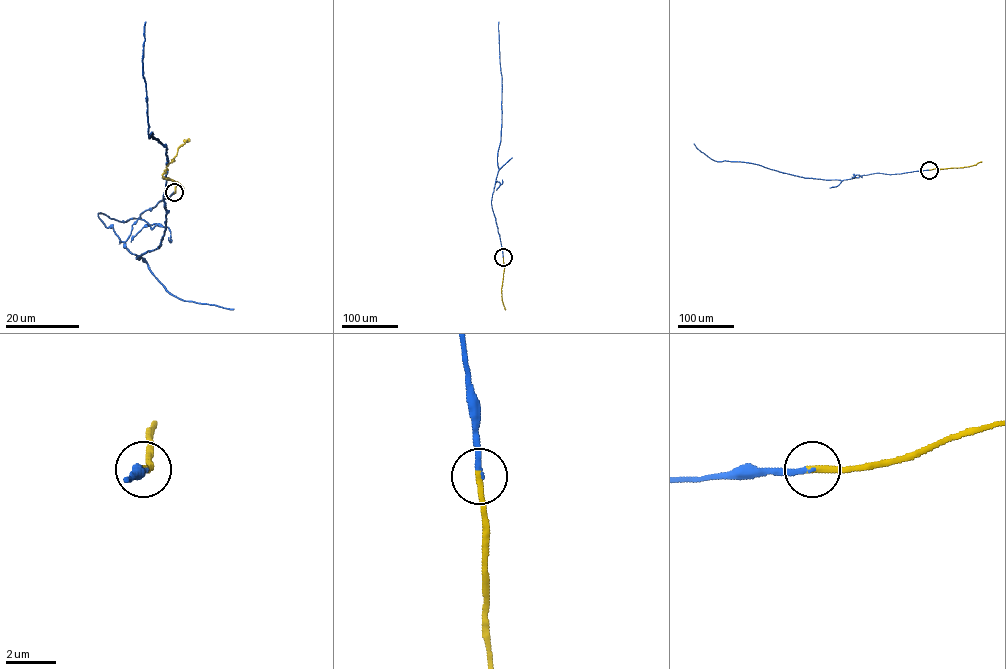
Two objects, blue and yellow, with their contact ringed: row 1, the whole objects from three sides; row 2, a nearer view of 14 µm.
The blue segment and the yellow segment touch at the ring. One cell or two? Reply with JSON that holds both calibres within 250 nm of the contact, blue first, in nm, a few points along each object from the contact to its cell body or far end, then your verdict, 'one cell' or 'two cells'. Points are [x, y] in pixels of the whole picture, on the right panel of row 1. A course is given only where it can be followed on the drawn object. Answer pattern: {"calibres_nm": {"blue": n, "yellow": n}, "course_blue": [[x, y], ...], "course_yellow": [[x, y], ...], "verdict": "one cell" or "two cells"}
{"calibres_nm": {"blue": 200, "yellow": 280}, "course_blue": [[929, 170], [876, 173], [842, 180], [804, 178], [752, 163], [716, 161], [694, 143]], "course_yellow": [[929, 170], [969, 166], [982, 161]], "verdict": "one cell"}

